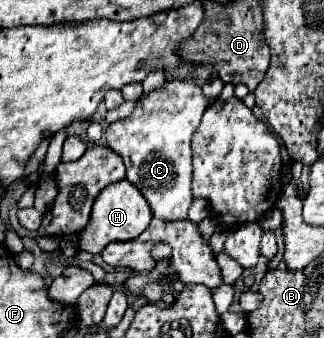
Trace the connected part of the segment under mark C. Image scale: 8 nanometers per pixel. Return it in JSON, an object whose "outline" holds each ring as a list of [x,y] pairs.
{"outline":[[[166,74],[160,90],[142,98],[134,112],[108,126],[106,142],[126,164],[126,180],[138,186],[152,208],[154,218],[184,220],[192,204],[192,134],[196,132],[210,100],[192,80],[178,80]]]}

